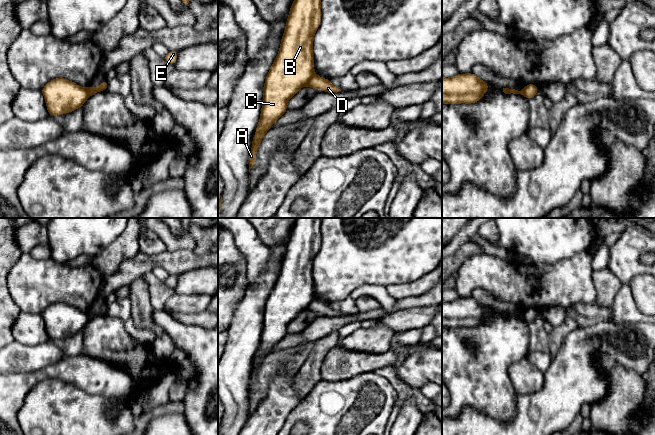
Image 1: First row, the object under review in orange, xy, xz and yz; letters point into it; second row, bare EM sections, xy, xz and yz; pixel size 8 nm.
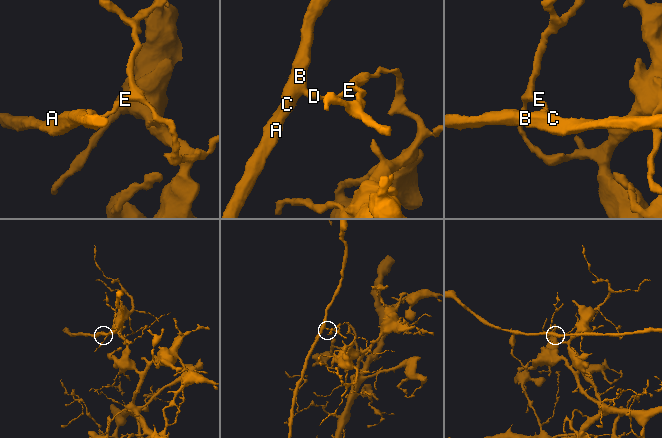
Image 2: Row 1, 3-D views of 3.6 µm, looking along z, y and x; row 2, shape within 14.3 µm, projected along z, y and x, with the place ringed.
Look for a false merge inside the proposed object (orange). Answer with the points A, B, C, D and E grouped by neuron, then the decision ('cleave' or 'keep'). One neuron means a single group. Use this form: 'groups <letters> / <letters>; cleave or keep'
groups A B C / D E; cleave

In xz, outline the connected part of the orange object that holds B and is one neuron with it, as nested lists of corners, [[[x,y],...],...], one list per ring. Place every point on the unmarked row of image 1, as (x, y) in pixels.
[[[296,218],[295,224],[291,230],[289,240],[287,243],[286,252],[281,264],[281,270],[276,281],[276,284],[271,290],[267,298],[264,313],[263,313],[263,329],[261,334],[261,341],[256,352],[256,359],[253,360],[252,372],[249,378],[249,396],[255,389],[258,370],[264,358],[270,353],[271,349],[287,335],[287,326],[294,320],[298,314],[307,309],[308,305],[314,297],[314,281],[313,281],[313,261],[321,246],[321,218]]]

